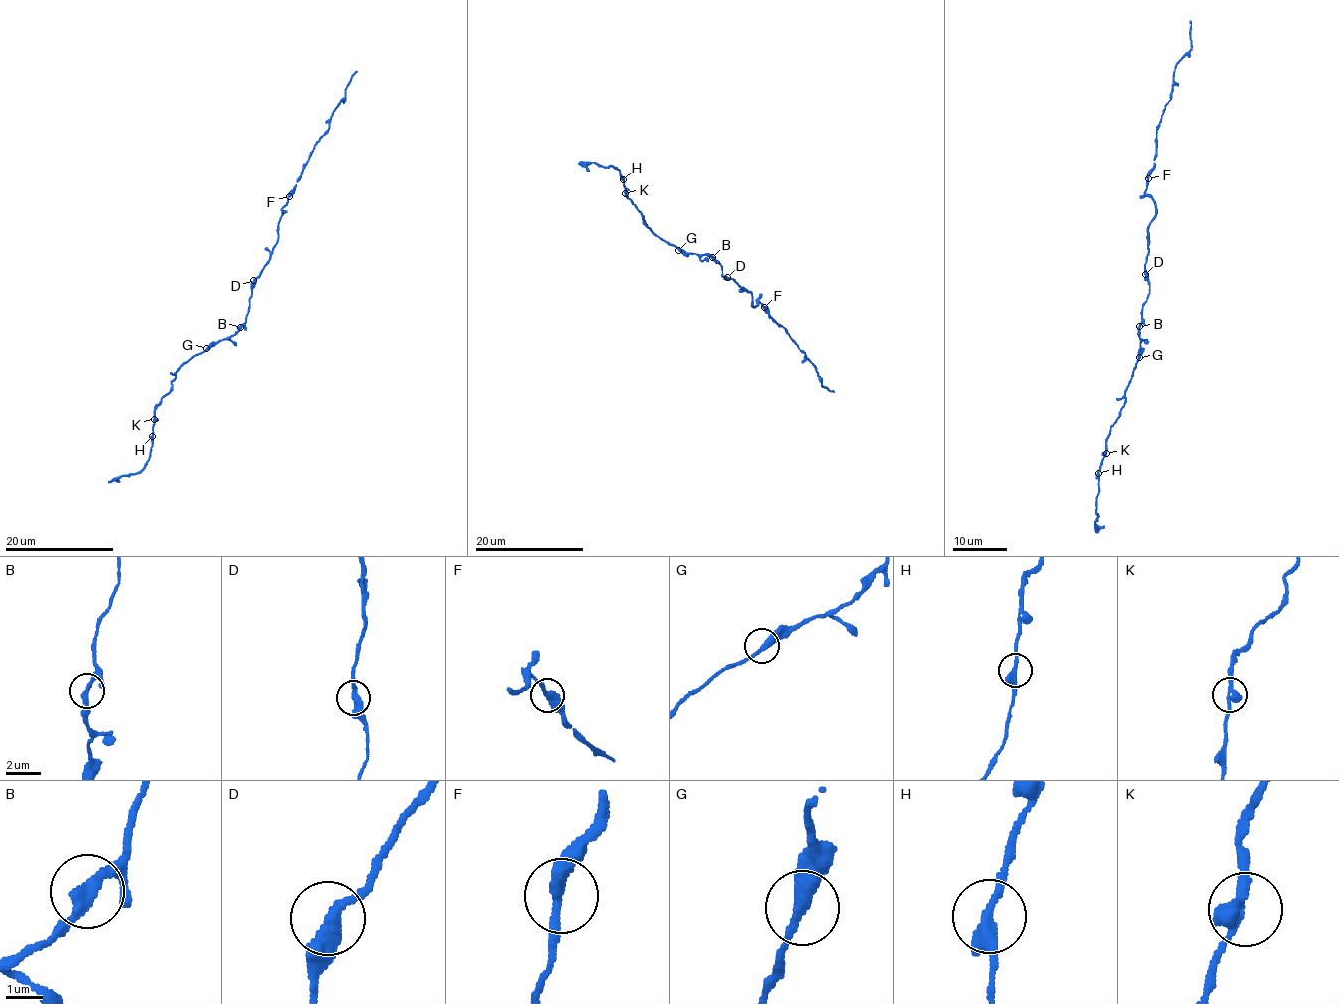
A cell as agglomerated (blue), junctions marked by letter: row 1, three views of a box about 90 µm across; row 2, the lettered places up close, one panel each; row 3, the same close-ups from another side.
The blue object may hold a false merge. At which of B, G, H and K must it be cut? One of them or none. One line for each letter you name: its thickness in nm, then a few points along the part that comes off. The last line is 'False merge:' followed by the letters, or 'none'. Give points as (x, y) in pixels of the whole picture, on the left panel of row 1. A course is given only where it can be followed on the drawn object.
False merge: none

